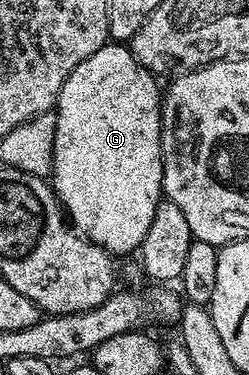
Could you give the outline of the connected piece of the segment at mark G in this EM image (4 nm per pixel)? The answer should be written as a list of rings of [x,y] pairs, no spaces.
[[[105,44],[94,52],[62,84],[56,98],[56,131],[50,185],[66,211],[69,223],[109,254],[119,256],[139,251],[150,220],[162,200],[164,169],[160,155],[160,104],[162,86],[124,44]]]

